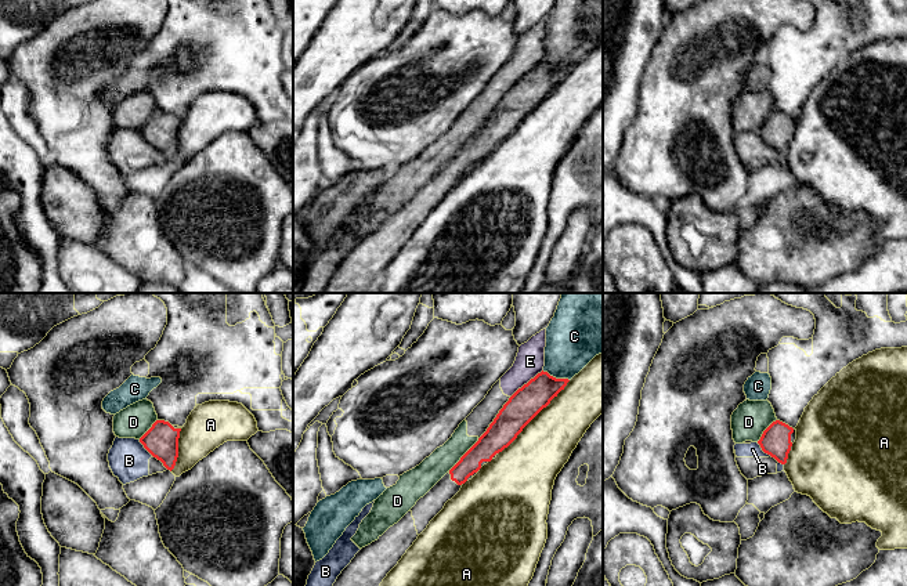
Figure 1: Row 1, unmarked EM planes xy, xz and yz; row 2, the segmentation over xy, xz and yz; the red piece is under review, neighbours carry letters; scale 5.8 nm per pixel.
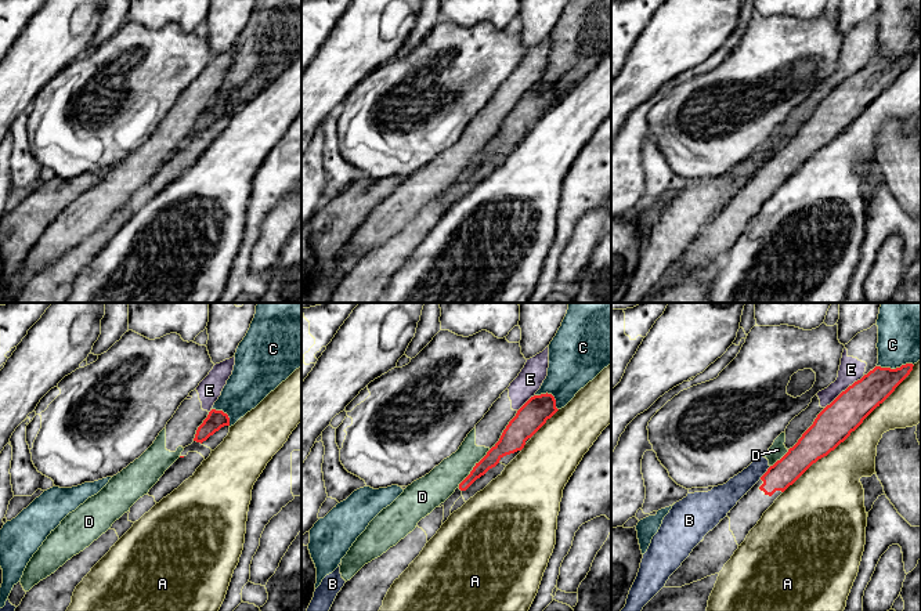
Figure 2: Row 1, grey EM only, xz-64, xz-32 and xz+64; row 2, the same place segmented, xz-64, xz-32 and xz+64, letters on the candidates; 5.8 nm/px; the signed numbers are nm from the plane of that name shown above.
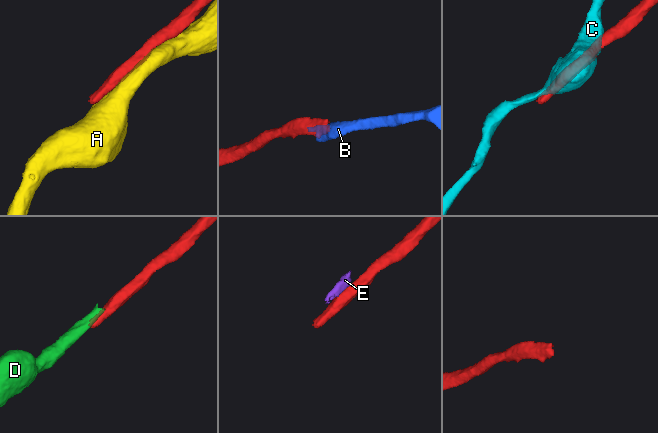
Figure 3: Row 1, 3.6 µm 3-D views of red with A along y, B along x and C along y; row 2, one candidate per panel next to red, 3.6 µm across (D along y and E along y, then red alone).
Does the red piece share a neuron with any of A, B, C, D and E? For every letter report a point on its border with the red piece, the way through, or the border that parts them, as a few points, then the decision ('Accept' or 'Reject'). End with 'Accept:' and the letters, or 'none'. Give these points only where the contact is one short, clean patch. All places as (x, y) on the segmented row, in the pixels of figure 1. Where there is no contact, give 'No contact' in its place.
A: Touches red at xz (534, 416). Reject
B: Touches red at xy (145, 448). Boundary: xy (138, 440), (152, 455). Reject
C: Touches red at xz (555, 377). Reject
D: Touches red at xz (463, 455). Boundary: xz (479, 438), (448, 470). Reject
E: Touches red at xz (527, 383). Boundary: xz (542, 369), (510, 397). Reject
Accept: none

